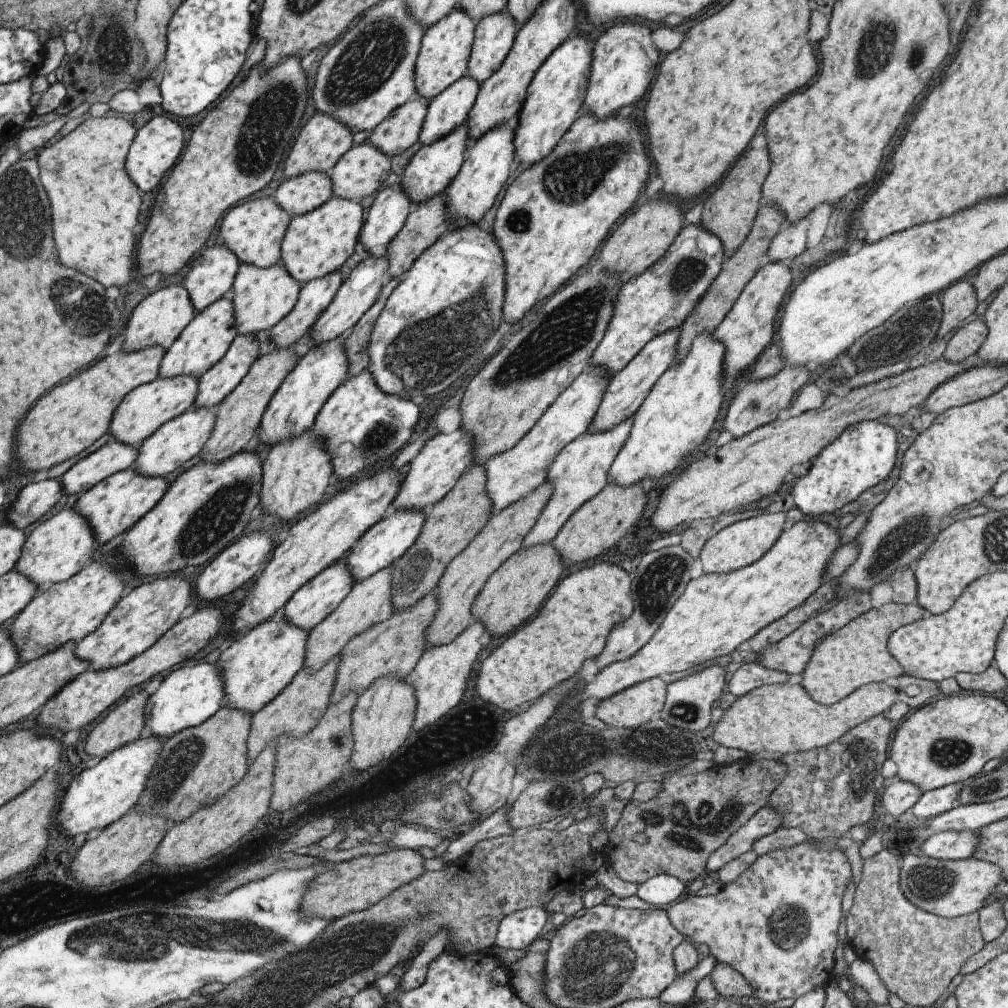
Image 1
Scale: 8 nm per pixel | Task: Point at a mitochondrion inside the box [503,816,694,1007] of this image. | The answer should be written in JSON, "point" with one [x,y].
{"point":[597,965]}

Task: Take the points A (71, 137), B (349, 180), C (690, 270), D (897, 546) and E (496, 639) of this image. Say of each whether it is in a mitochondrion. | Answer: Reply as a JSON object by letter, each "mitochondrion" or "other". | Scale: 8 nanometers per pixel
{"A":"other","B":"other","C":"mitochondrion","D":"mitochondrion","E":"other"}

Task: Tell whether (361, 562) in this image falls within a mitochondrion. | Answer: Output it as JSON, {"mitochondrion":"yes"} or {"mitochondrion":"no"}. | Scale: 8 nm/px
{"mitochondrion":"no"}

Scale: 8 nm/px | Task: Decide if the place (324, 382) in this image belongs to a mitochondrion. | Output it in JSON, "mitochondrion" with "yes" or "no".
{"mitochondrion":"no"}

